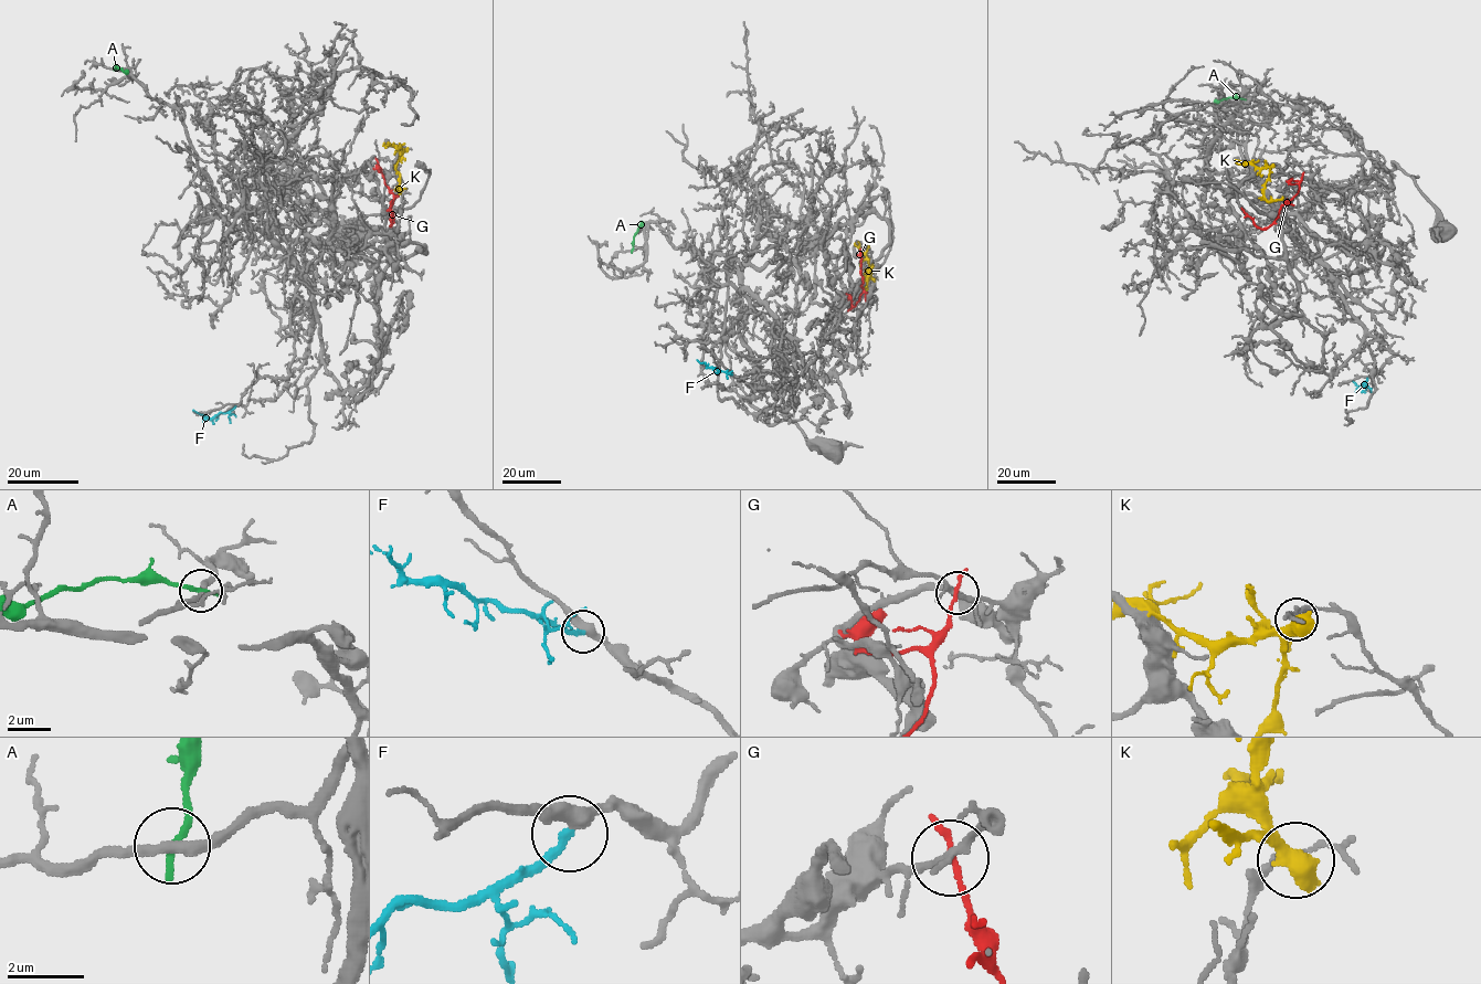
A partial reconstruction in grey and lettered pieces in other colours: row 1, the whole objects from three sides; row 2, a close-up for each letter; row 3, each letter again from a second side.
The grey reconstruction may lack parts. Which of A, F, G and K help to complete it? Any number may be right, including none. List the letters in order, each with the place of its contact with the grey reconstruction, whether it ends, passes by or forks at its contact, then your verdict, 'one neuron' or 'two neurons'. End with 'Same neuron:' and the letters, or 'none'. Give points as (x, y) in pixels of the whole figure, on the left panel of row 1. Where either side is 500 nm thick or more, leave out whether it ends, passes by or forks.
A: (114, 69) | it ends | two neurons
F: (235, 406) | it ends | one neuron
G: (377, 161) | it passes by | two neurons
K: (405, 149) | two neurons
Same neuron: F

